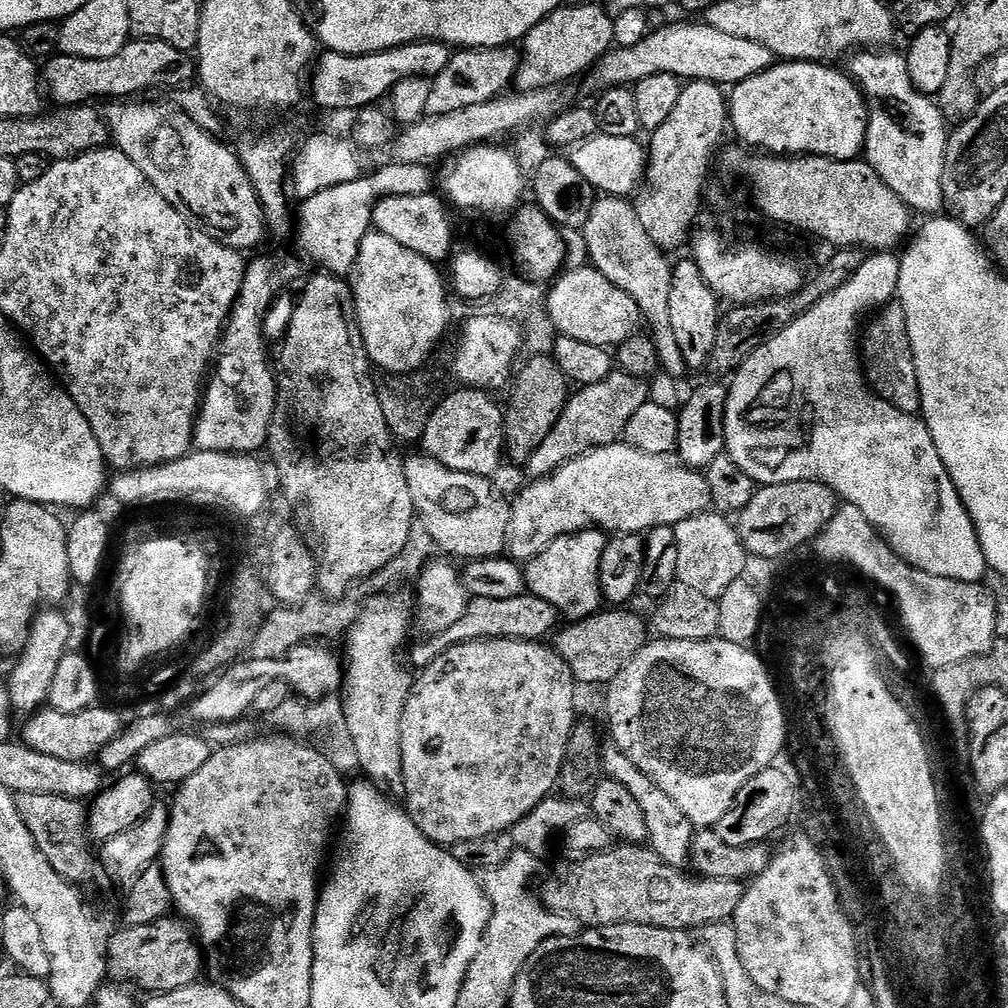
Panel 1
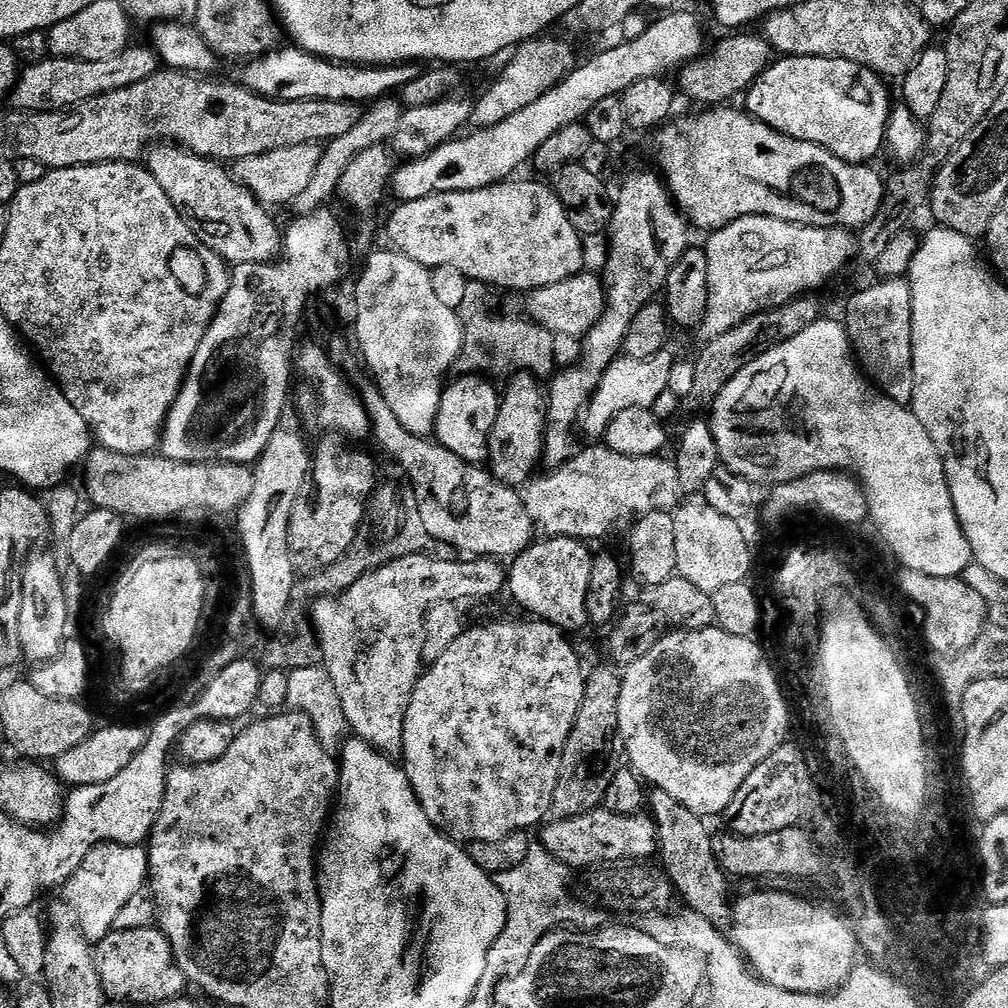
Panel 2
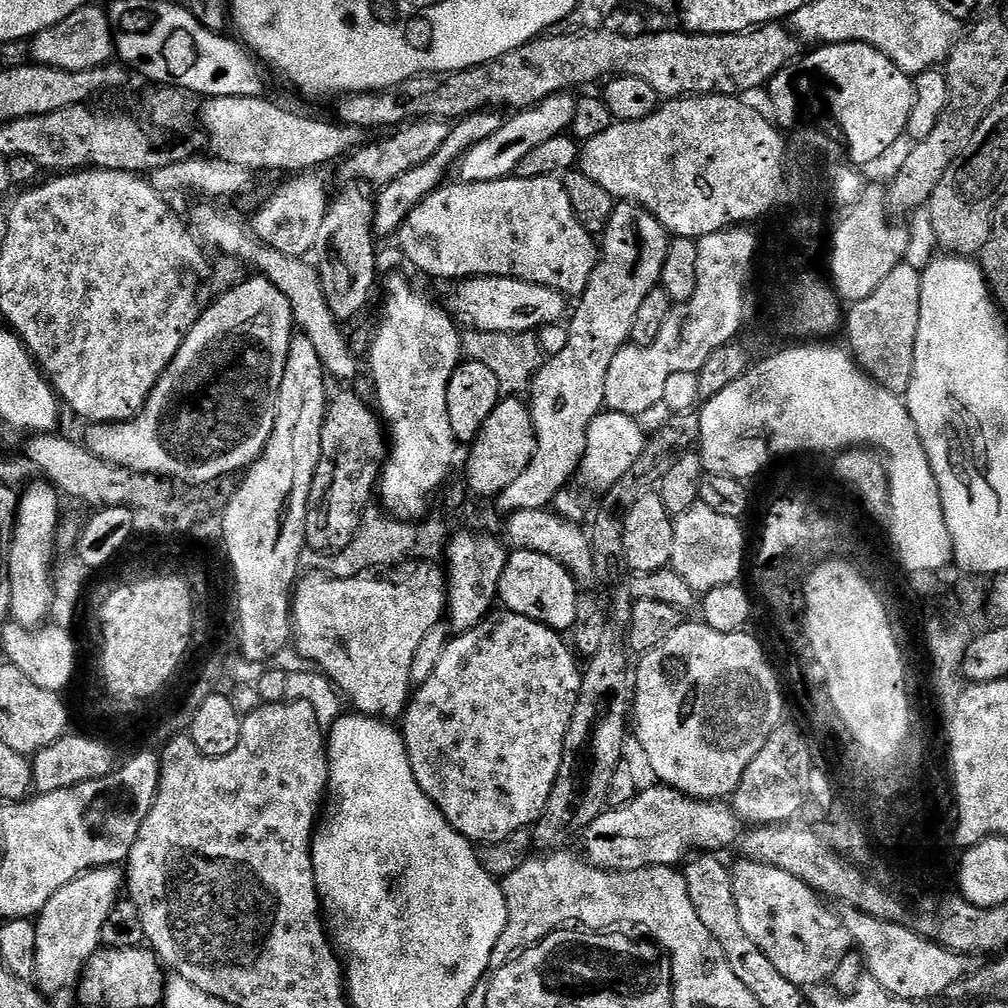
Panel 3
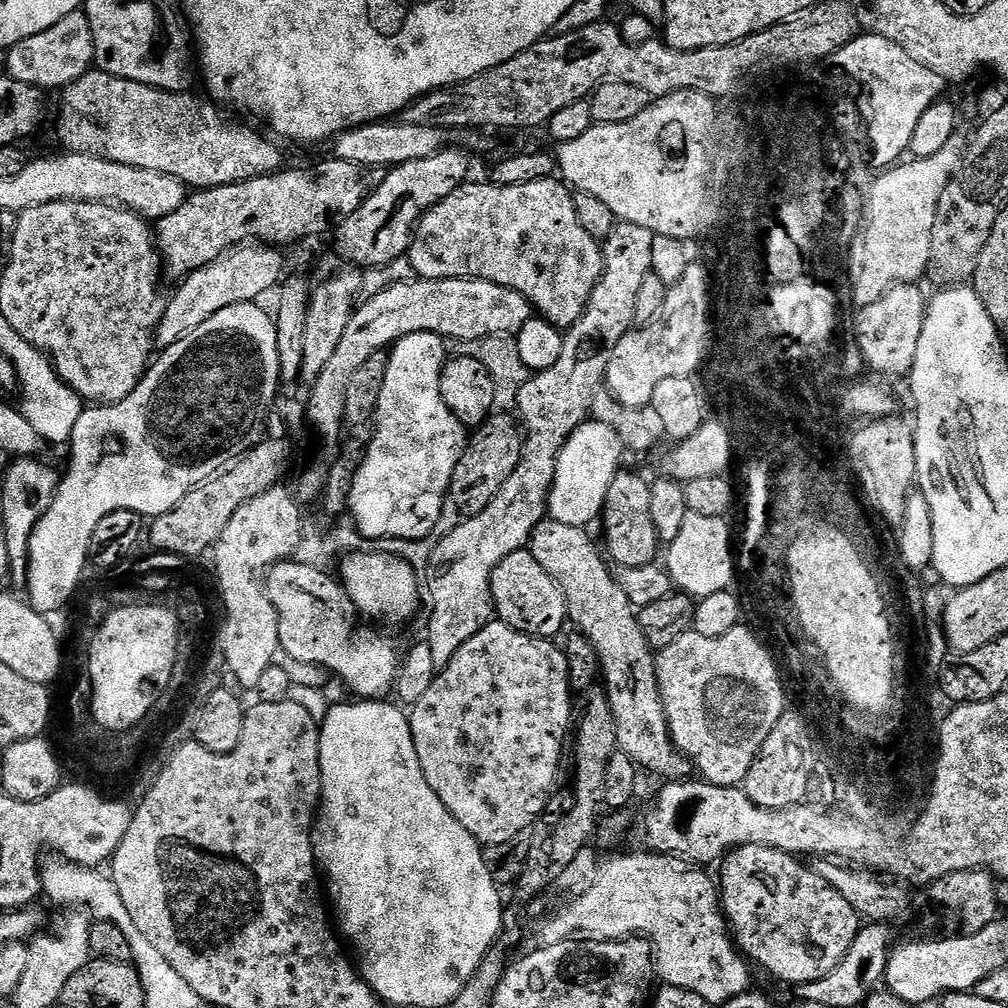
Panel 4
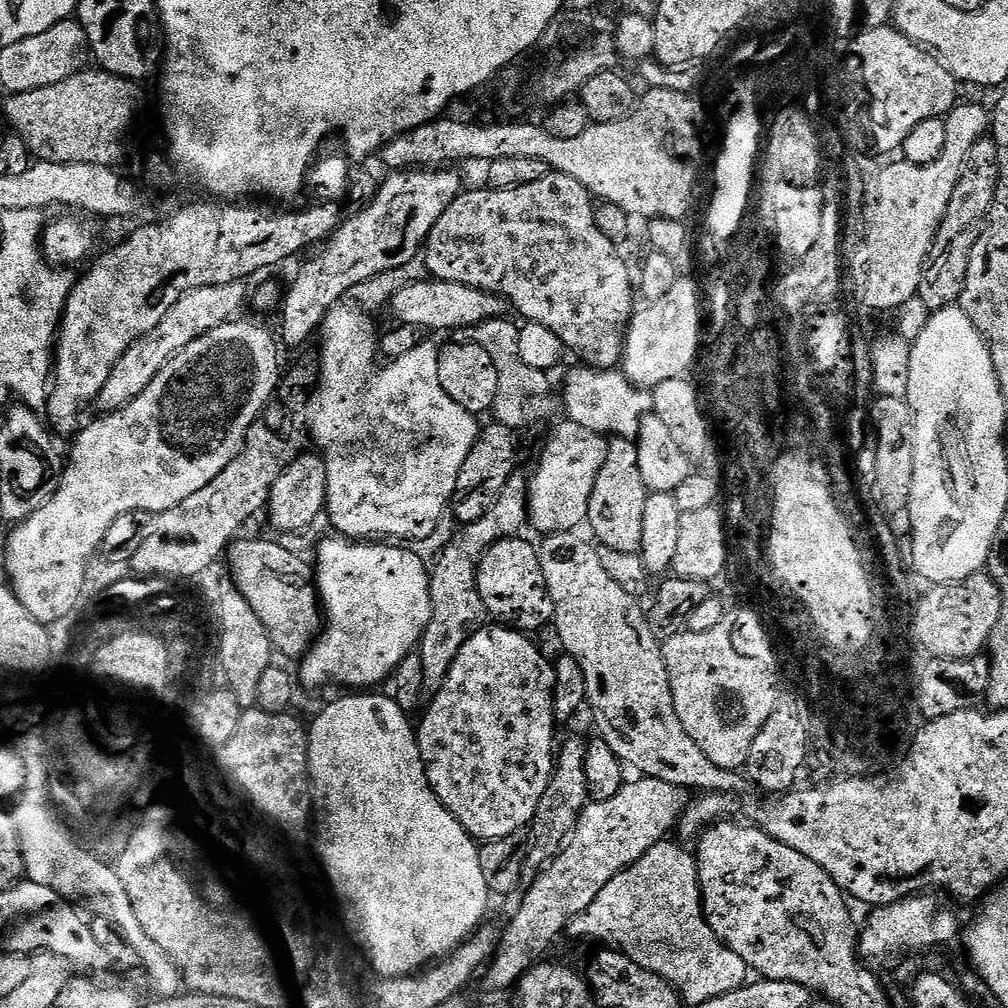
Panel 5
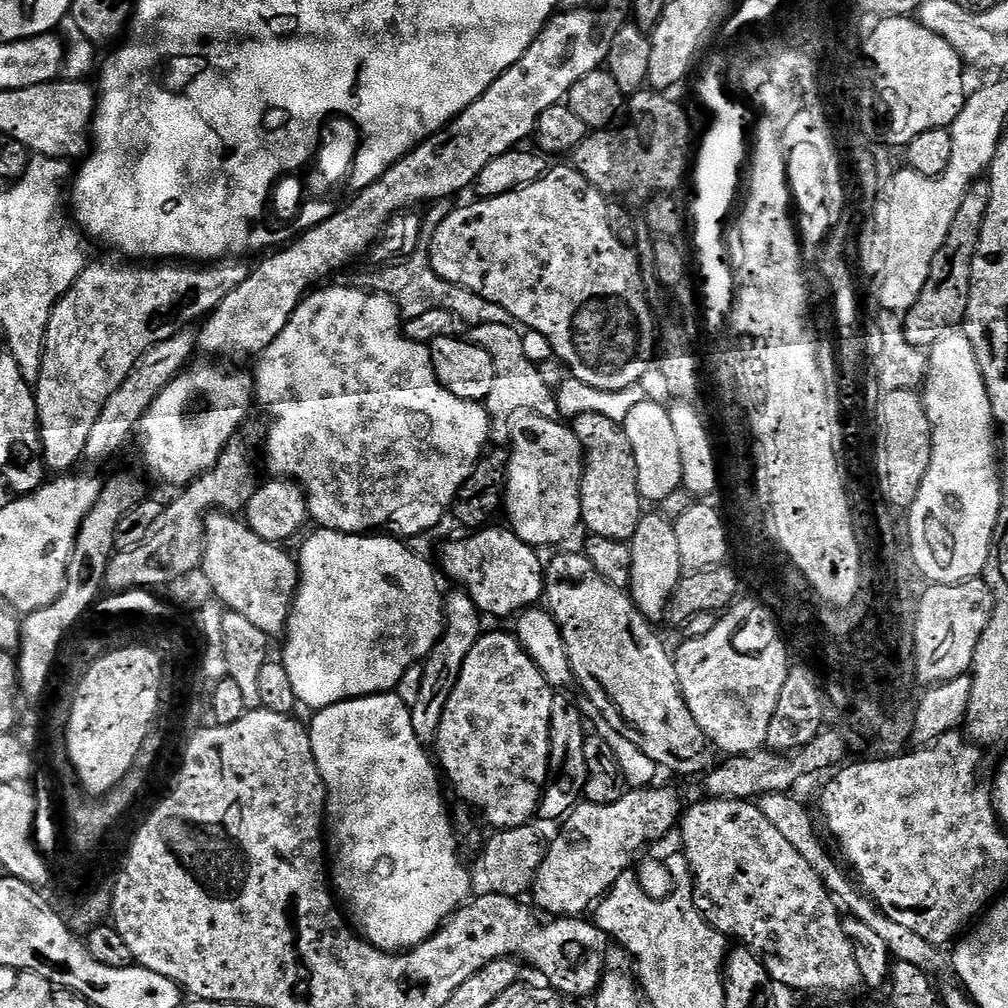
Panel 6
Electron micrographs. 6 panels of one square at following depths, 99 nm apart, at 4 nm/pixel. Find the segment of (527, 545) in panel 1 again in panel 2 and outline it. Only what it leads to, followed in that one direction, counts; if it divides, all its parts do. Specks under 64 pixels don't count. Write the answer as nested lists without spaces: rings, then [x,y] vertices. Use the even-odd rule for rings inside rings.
[[[581,447],[576,457],[560,468],[554,468],[537,475],[523,489],[524,505],[533,525],[540,528],[545,537],[569,536],[575,540],[593,542],[600,540],[607,532],[615,530],[619,524],[627,525],[650,512],[672,512],[681,503],[682,493],[678,482],[678,472],[671,459],[663,460],[663,455],[627,456],[618,454],[613,448]]]

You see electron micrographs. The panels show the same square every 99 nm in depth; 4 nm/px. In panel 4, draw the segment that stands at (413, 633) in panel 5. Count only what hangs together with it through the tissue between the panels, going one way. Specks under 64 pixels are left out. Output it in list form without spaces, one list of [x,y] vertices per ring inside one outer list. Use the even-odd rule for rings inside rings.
[[[391,551],[388,552],[356,552],[353,556],[345,558],[338,576],[361,617],[373,616],[376,620],[389,620],[392,624],[404,624],[420,608],[420,580],[416,577],[415,570],[412,569],[415,567],[409,561]]]

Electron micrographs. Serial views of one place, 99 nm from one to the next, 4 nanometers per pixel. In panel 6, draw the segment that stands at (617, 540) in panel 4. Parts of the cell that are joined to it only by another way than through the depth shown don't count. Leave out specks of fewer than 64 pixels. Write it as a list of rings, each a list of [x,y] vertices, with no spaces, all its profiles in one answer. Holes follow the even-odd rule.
[[[586,413],[573,419],[570,427],[580,440],[586,457],[586,471],[580,484],[580,519],[593,536],[631,541],[642,515],[636,459],[623,427],[603,417]]]

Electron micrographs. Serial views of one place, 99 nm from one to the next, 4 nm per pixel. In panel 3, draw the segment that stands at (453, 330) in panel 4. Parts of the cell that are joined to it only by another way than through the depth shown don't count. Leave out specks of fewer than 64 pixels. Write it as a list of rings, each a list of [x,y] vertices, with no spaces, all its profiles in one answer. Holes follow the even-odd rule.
[[[473,276],[459,281],[455,288],[451,311],[461,321],[469,320],[472,323],[469,325],[478,332],[536,332],[545,324],[559,324],[565,319],[566,298],[546,286],[509,276]]]

